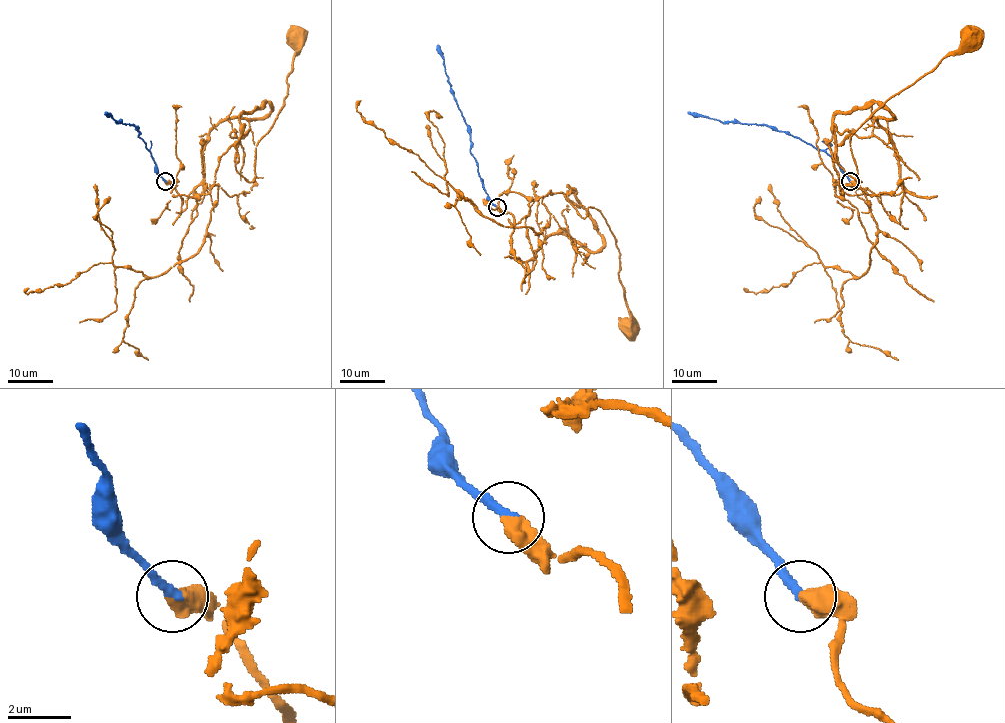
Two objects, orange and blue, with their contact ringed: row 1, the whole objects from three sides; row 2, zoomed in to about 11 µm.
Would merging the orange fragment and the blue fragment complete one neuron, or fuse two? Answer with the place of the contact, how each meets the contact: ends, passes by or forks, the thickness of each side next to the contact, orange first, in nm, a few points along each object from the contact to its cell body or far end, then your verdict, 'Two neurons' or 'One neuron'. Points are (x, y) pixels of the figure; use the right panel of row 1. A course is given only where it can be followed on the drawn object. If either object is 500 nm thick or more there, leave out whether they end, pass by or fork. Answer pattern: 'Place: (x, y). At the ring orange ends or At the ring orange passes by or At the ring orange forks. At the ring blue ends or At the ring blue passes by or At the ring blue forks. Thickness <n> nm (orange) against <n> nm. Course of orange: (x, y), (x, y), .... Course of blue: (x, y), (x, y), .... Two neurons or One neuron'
Place: (850, 181). Thickness 600 nm (orange) against 320 nm. Course of orange: (851, 182), (869, 210), (835, 195), (849, 133), (836, 131), (836, 162), (860, 182), (851, 136), (970, 37). Course of blue: (851, 182), (831, 157), (797, 138), (765, 125), (720, 122), (687, 111). One neuron

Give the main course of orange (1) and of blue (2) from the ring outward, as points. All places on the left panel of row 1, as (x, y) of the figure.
1: (165, 182), (182, 201), (169, 210), (172, 196), (207, 194), (243, 131), (235, 169), (255, 178), (295, 37)
2: (165, 182), (146, 143), (138, 136), (138, 130), (133, 125), (116, 122), (106, 111)

